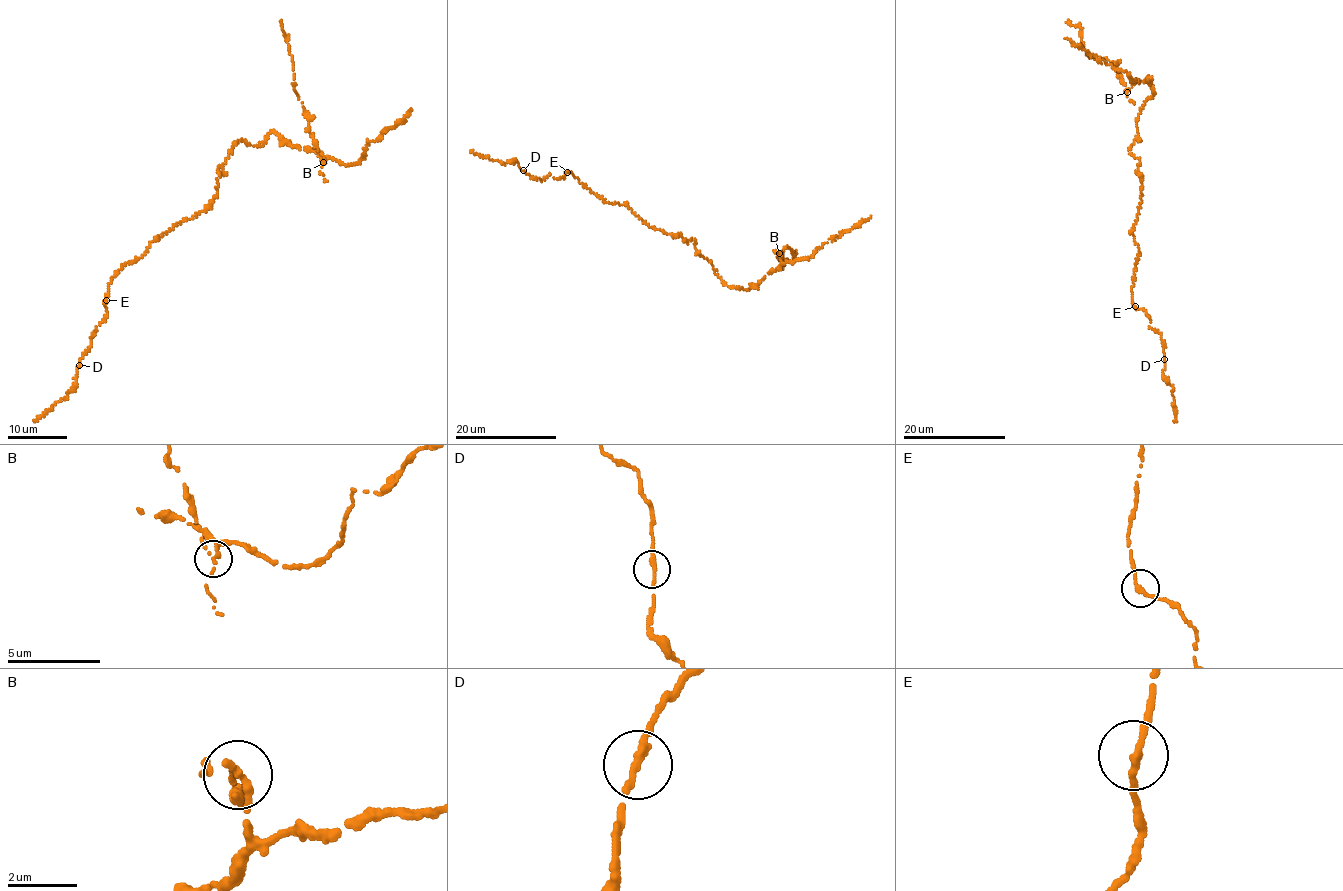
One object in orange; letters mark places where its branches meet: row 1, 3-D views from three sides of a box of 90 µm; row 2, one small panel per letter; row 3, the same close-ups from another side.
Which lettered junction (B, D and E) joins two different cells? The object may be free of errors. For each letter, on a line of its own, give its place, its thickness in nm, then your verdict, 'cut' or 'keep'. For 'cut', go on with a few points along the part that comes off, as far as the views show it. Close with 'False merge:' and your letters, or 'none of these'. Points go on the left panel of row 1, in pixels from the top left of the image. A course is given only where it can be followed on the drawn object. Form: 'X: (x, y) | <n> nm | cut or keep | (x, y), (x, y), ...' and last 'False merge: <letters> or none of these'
B: (323, 162) | 220 nm | cut | (323, 163), (309, 131), (307, 114), (294, 91), (288, 40), (280, 21)
D: (79, 365) | 240 nm | keep
E: (106, 300) | 220 nm | keep
False merge: B

